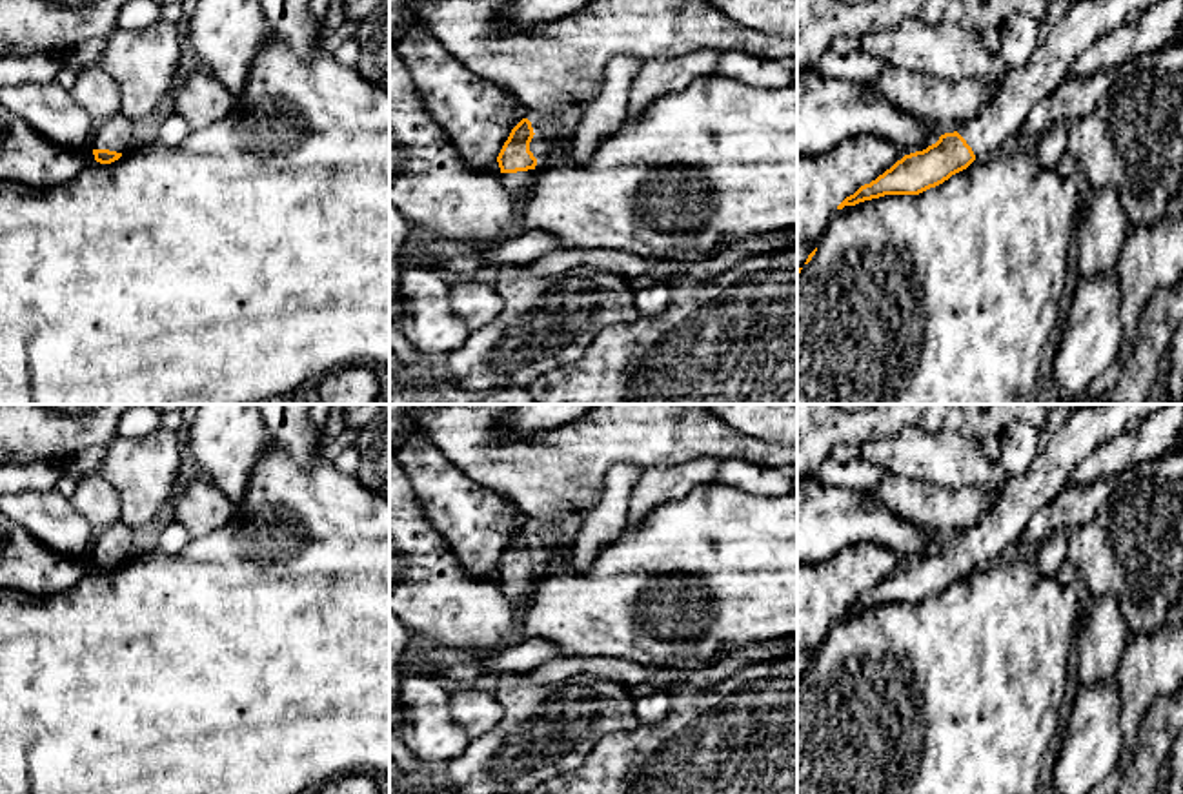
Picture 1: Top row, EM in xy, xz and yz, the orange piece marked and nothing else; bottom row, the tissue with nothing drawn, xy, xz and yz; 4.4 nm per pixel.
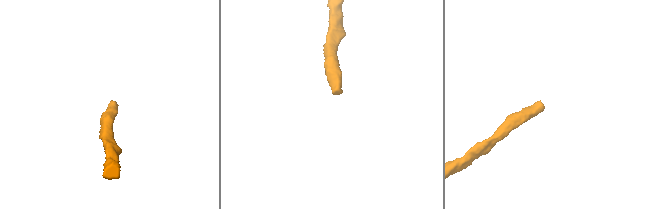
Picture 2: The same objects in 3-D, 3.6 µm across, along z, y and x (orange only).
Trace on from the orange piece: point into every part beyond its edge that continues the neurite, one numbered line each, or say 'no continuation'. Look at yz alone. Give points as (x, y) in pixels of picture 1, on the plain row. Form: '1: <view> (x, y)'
1: yz (1089, 427)

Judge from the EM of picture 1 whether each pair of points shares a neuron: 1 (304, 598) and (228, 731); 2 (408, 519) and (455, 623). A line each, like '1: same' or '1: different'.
1: same
2: same

